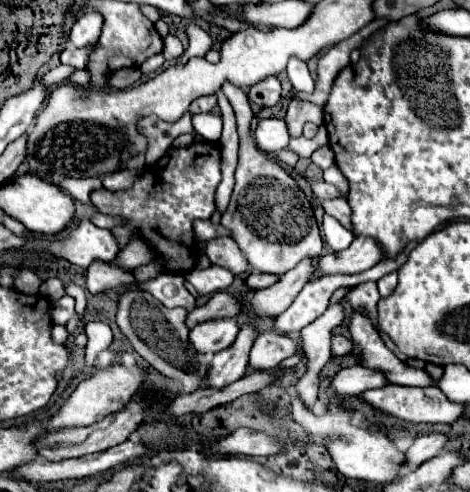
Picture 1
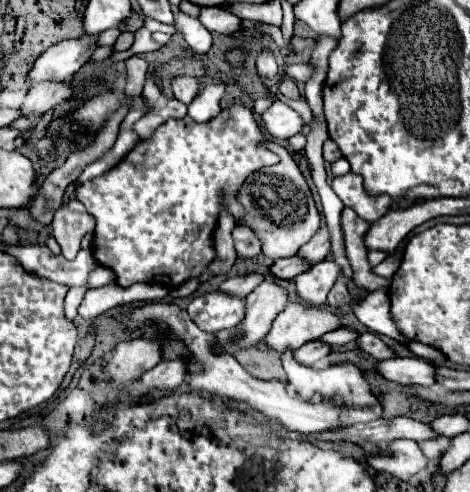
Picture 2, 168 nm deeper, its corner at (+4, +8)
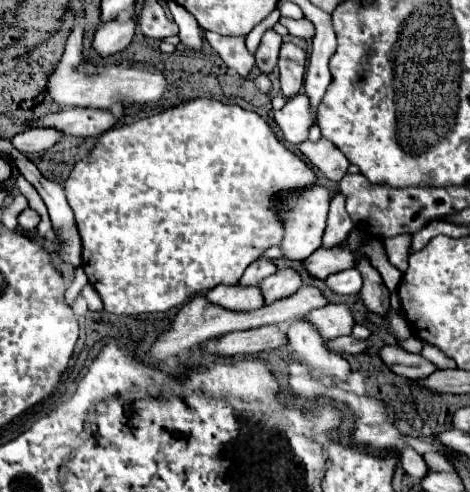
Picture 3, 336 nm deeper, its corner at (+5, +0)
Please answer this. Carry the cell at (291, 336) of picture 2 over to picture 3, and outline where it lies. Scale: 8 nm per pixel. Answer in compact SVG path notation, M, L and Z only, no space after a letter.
M327 304L323 308L311 310L303 318L317 328L323 340L333 340L333 338L351 334L351 328L355 324L353 314L345 304Z

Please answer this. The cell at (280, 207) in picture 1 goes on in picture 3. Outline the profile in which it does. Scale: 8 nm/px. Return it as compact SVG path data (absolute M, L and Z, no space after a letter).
M309 186L301 188L289 194L281 194L281 206L277 206L277 212L281 216L281 224L285 228L285 236L279 244L283 258L287 260L305 260L305 256L311 256L321 246L321 236L325 230L325 220L329 212L329 190L323 186Z

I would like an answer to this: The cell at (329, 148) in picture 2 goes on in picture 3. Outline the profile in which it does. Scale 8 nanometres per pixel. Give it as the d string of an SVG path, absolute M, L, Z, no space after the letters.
M321 138L317 144L305 140L299 150L315 168L325 174L325 178L333 182L339 182L349 168L349 160L345 158L345 154L325 138Z

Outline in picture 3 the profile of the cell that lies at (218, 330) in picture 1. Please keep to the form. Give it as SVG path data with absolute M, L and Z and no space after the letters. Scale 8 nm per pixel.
M241 284L235 286L217 286L205 294L211 304L217 304L231 312L253 312L263 306L259 286L245 288Z

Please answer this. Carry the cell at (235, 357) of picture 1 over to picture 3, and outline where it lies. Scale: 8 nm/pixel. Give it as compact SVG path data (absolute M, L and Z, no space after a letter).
M277 270L273 276L265 278L259 288L263 294L265 304L273 304L275 300L281 300L285 296L291 296L301 286L301 276L295 270Z

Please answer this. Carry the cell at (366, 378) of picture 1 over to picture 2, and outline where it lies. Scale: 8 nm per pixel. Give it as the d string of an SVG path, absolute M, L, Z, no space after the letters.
M392 358L378 362L378 372L398 384L432 386L436 382L436 364L422 358Z

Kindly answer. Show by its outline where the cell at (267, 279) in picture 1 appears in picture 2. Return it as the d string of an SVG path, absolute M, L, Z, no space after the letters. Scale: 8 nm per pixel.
M290 256L290 258L280 258L270 270L276 278L294 280L294 276L298 276L310 268L312 268L312 264L306 264L306 260L302 260L302 256Z

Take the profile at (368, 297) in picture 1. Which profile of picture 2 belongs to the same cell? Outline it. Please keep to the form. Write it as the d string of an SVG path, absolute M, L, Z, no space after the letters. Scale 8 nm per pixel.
M408 234L404 240L402 240L402 244L398 244L398 248L382 262L382 264L378 264L376 268L374 268L374 274L378 274L378 276L384 276L384 278L392 278L394 276L394 272L398 270L398 266L400 266L400 262L402 262L402 256L404 256L404 250L406 250L406 246L408 246L408 242L410 242L410 238L412 238L414 234Z

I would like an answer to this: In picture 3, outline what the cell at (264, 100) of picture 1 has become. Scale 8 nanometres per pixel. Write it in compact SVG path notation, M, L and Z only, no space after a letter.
M267 30L261 38L261 44L259 44L257 52L255 52L255 62L257 62L257 68L261 72L269 74L275 68L279 48L281 48L281 36L275 34L273 30Z

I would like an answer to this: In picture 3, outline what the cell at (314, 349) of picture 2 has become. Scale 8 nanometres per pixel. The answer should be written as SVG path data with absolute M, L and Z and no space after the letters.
M341 336L337 340L329 340L327 342L329 346L329 352L335 352L335 354L359 354L367 348L367 342L363 340L355 340L353 336Z

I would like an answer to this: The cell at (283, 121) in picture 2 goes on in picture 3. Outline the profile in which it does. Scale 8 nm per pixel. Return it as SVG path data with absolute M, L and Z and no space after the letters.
M305 94L289 98L285 106L275 112L275 124L281 128L287 142L305 142L309 124L313 124L313 116L309 116L309 100L305 100Z

